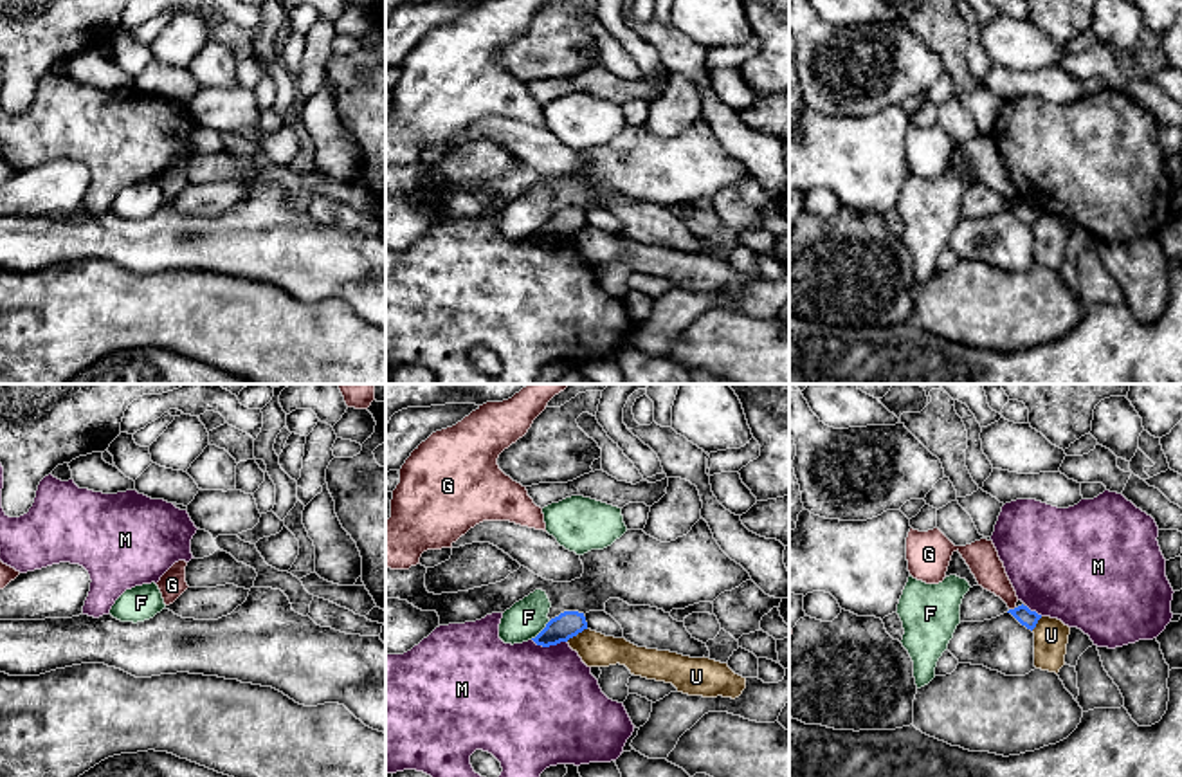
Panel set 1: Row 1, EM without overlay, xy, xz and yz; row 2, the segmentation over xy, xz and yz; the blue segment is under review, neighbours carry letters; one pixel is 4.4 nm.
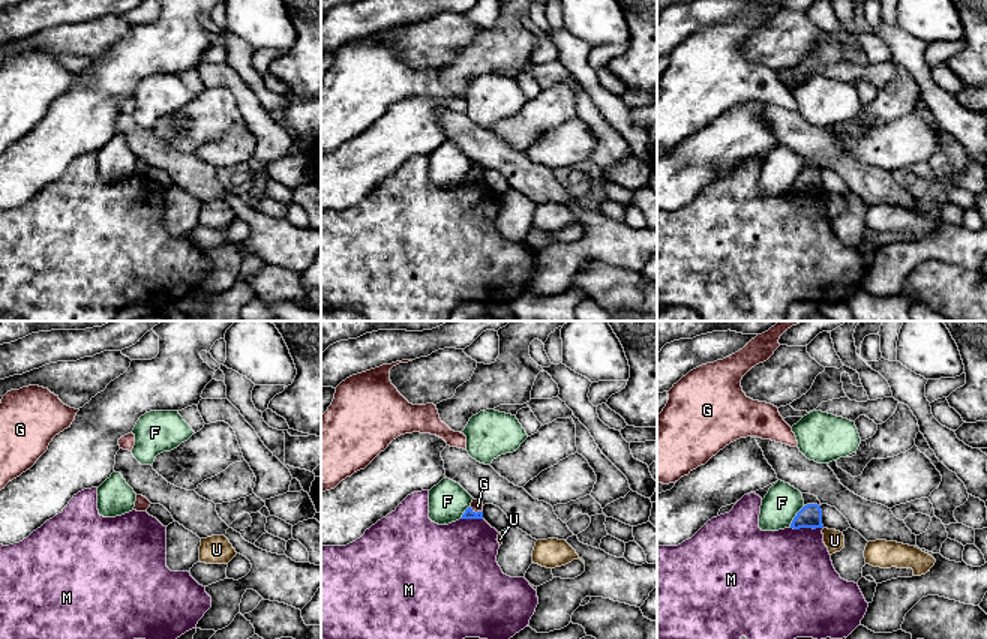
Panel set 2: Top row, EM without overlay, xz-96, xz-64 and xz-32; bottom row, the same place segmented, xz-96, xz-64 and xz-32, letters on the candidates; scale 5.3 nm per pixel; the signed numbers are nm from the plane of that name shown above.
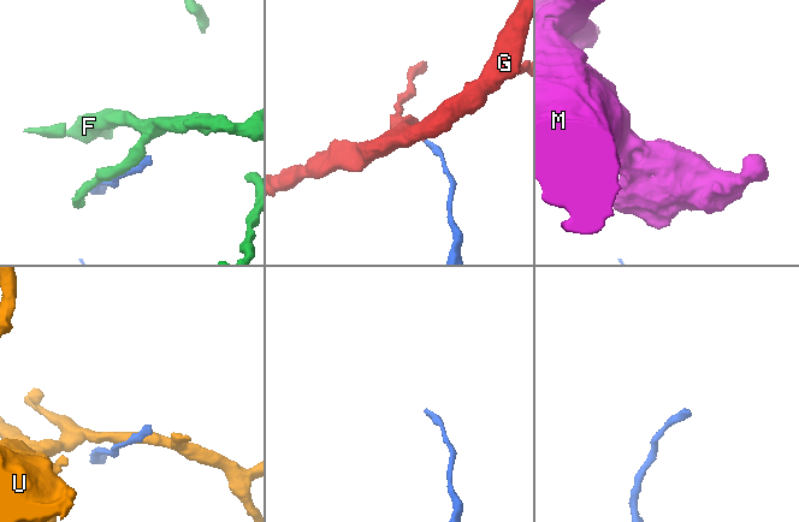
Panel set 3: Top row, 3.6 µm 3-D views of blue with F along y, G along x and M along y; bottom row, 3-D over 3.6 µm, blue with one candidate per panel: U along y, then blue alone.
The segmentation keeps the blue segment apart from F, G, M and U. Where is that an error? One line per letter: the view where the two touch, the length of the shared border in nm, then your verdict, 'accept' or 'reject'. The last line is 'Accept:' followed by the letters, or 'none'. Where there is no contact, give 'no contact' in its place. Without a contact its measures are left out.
F: xz | 130 nm | reject
G: yz | 40 nm | reject
M: xz | 160 nm | reject
U: xz | 110 nm | reject
Accept: none

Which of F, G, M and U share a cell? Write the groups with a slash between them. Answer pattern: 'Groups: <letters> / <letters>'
Groups: F / G / M / U

